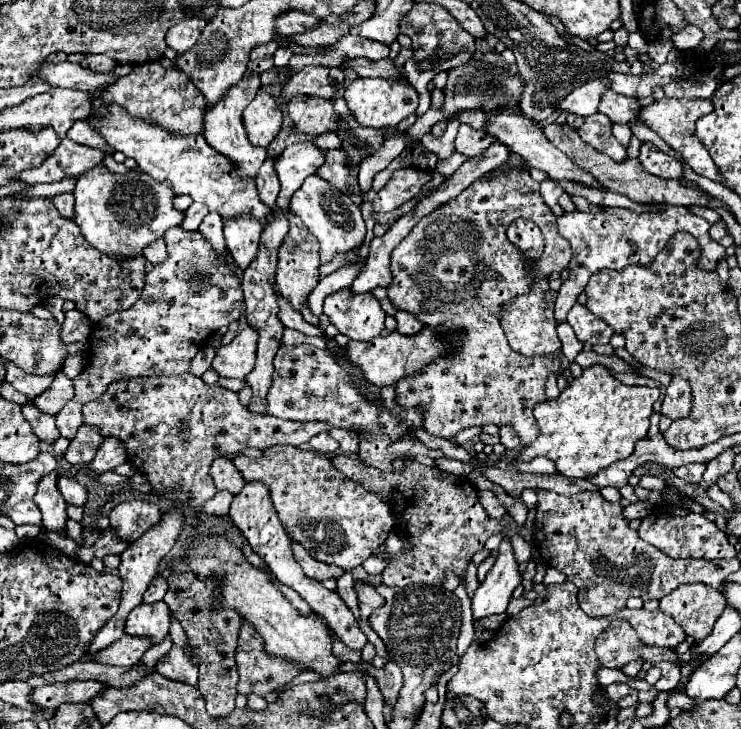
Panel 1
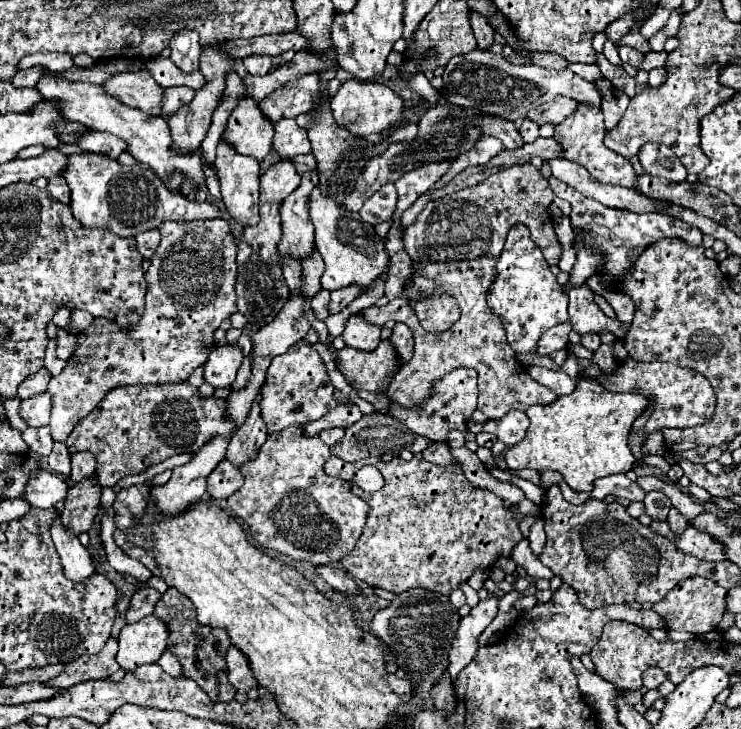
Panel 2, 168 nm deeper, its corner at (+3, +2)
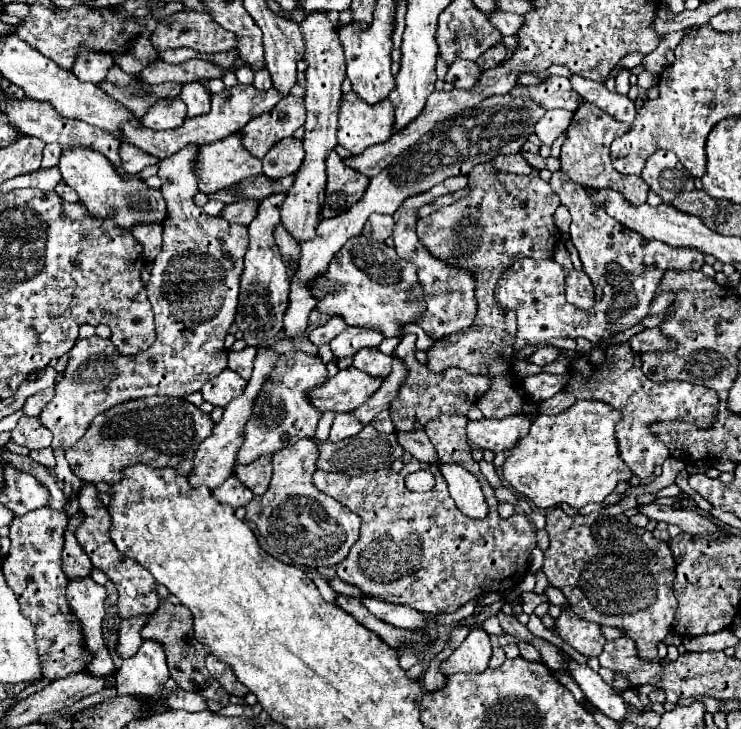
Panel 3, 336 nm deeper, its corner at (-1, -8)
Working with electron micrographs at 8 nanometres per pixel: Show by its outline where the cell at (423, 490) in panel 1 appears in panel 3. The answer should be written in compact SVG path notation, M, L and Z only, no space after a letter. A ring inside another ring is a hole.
M440 415L438 419L430 421L424 431L430 437L430 441L436 447L436 453L442 463L458 463L466 467L480 483L486 503L488 503L488 515L484 519L470 519L466 517L454 503L454 499L448 493L448 483L440 469L436 465L426 465L416 459L404 465L400 473L394 473L392 469L384 471L374 471L358 477L350 477L344 473L326 473L326 471L316 471L314 473L314 485L326 493L332 495L336 501L344 503L348 509L360 515L362 527L360 527L360 539L348 553L348 557L336 565L336 573L342 581L352 583L364 591L368 597L376 597L380 601L390 601L390 603L400 603L408 605L412 609L424 611L424 613L454 613L458 607L468 603L474 597L486 595L486 593L508 593L514 589L522 577L528 573L528 561L530 561L530 551L536 547L536 529L534 525L526 519L526 515L514 513L508 519L502 519L498 515L498 499L494 495L494 489L488 485L486 477L480 473L478 463L470 455L470 445L466 439L466 421L468 417L462 415ZM416 469L428 469L436 477L436 485L428 493L412 493L404 487L404 477Z

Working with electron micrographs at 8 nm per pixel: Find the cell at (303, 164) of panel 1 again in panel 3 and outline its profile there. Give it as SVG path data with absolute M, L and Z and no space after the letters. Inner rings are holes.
M284 193L264 197L260 201L254 221L248 225L250 245L244 255L244 271L240 275L240 307L236 313L236 325L242 331L244 341L252 347L276 343L276 335L282 329L282 319L288 307L290 277L274 243L274 229L280 223L280 207L284 199L286 199Z

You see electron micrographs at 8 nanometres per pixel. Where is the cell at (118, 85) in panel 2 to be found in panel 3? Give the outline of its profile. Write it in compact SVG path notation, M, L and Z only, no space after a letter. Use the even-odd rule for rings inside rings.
M158 99L152 107L148 107L140 123L148 129L176 129L184 123L184 119L186 105L180 99Z

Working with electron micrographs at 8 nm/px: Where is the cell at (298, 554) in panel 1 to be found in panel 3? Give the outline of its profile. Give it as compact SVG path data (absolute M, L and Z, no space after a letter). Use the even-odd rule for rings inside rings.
M362 597L362 603L372 615L376 615L380 621L384 621L388 625L394 625L400 629L418 629L418 627L426 625L426 617L406 605L384 603L384 601L372 599L372 597Z

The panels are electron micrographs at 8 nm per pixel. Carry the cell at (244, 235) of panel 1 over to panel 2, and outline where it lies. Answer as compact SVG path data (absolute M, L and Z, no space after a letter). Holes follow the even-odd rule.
M220 141L214 167L220 179L220 191L222 191L222 201L226 205L226 211L242 225L256 225L256 221L260 219L258 217L258 187L260 187L258 161L252 161L252 157L244 157L236 153L230 145Z

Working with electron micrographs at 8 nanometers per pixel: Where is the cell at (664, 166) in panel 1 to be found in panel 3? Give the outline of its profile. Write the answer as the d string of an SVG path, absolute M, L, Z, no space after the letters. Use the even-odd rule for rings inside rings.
M664 149L648 157L646 167L642 169L642 177L648 183L648 187L664 199L664 203L672 203L672 199L680 191L694 189L694 177L688 175L684 165L672 151Z

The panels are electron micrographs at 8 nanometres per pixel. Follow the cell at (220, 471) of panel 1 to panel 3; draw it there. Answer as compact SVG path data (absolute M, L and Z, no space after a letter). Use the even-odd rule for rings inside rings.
M234 475L228 477L218 489L214 489L212 495L214 495L214 499L216 499L218 503L230 505L230 507L234 507L234 509L244 507L244 505L254 497L252 491L250 491L248 487L244 487Z

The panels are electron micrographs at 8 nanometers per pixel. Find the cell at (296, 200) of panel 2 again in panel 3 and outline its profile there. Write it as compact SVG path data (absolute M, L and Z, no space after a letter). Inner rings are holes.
M304 11L304 19L300 23L300 31L304 35L306 51L306 135L304 135L304 149L306 157L302 167L296 173L296 181L288 191L288 197L280 209L280 221L284 229L298 241L308 241L316 235L316 227L322 221L322 201L324 201L324 187L326 187L326 167L324 161L328 151L336 147L336 123L338 123L338 107L342 99L340 85L346 77L344 71L344 51L336 33L336 27L330 23L326 11Z

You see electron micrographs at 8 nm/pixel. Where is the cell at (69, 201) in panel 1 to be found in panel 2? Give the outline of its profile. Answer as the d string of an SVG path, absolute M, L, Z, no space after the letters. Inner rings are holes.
M58 175L58 177L52 177L50 181L48 181L48 187L46 187L48 191L50 191L50 195L56 199L56 201L62 201L62 203L70 203L70 189L68 189L68 185L66 185L66 181L64 181L64 177L62 175Z

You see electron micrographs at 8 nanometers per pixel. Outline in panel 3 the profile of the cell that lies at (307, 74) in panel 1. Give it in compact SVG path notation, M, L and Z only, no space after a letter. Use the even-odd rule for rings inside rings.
M288 95L276 107L256 119L252 119L244 131L244 147L262 159L266 151L284 137L290 137L306 121L304 99Z

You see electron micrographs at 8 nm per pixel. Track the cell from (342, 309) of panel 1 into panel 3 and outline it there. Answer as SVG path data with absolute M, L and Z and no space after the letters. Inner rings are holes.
M376 347L372 349L360 349L354 357L352 357L352 365L368 375L378 375L378 377L386 377L390 373L390 365L392 365L392 355L384 355L380 353Z

